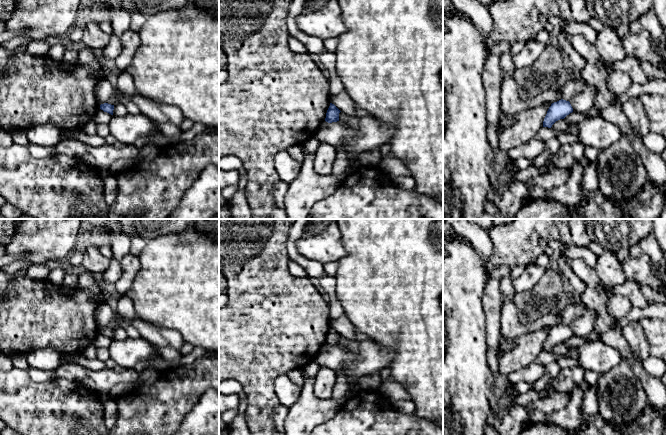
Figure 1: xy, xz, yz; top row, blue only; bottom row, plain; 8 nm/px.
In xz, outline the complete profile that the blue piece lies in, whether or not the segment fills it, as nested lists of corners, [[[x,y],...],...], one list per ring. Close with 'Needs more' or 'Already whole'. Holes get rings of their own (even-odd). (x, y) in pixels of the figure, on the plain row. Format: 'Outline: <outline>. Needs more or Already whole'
Outline: [[[330,327],[330,330],[326,337],[325,345],[328,347],[337,346],[339,345],[339,337],[341,335],[332,327]]]. Already whole

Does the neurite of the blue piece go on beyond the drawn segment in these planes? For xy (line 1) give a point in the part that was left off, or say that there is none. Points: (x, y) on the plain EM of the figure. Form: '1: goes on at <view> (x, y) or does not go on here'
1: does not go on here

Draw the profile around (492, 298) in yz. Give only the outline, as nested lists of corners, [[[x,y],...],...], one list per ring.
[[[489,278],[484,286],[482,306],[486,315],[487,361],[493,374],[499,373],[497,348],[500,339],[502,294],[500,278]]]

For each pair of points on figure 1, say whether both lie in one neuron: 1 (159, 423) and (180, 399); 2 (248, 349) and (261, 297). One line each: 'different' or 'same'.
1: same
2: same

